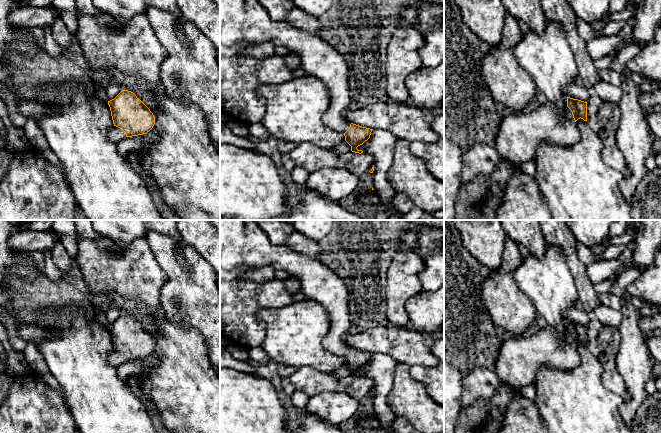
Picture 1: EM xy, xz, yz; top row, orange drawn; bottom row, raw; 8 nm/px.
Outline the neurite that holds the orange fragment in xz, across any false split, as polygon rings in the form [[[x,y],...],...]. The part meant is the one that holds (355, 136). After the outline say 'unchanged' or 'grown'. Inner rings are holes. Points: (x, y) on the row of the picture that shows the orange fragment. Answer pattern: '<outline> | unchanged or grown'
[[[220,0],[220,44],[224,46],[256,45],[263,42],[270,42],[276,47],[285,47],[290,53],[296,53],[299,56],[299,67],[307,75],[319,79],[329,91],[330,103],[322,117],[323,123],[328,128],[343,133],[352,152],[363,153],[357,147],[370,138],[373,129],[350,123],[345,117],[350,105],[350,95],[349,68],[344,56],[316,33],[300,31],[287,21],[272,20],[257,0]]] | grown

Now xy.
[[[123,90],[108,101],[114,126],[108,131],[108,139],[119,143],[126,137],[149,132],[155,117],[150,109],[131,91]]] | grown

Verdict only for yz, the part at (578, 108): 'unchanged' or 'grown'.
grown

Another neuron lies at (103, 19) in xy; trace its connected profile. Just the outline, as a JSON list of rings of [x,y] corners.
[[[98,13],[98,14],[94,15],[94,16],[97,19],[99,24],[103,24],[103,25],[106,25],[106,26],[112,26],[112,27],[117,26],[117,22],[112,20],[112,19],[110,19],[105,14]]]

